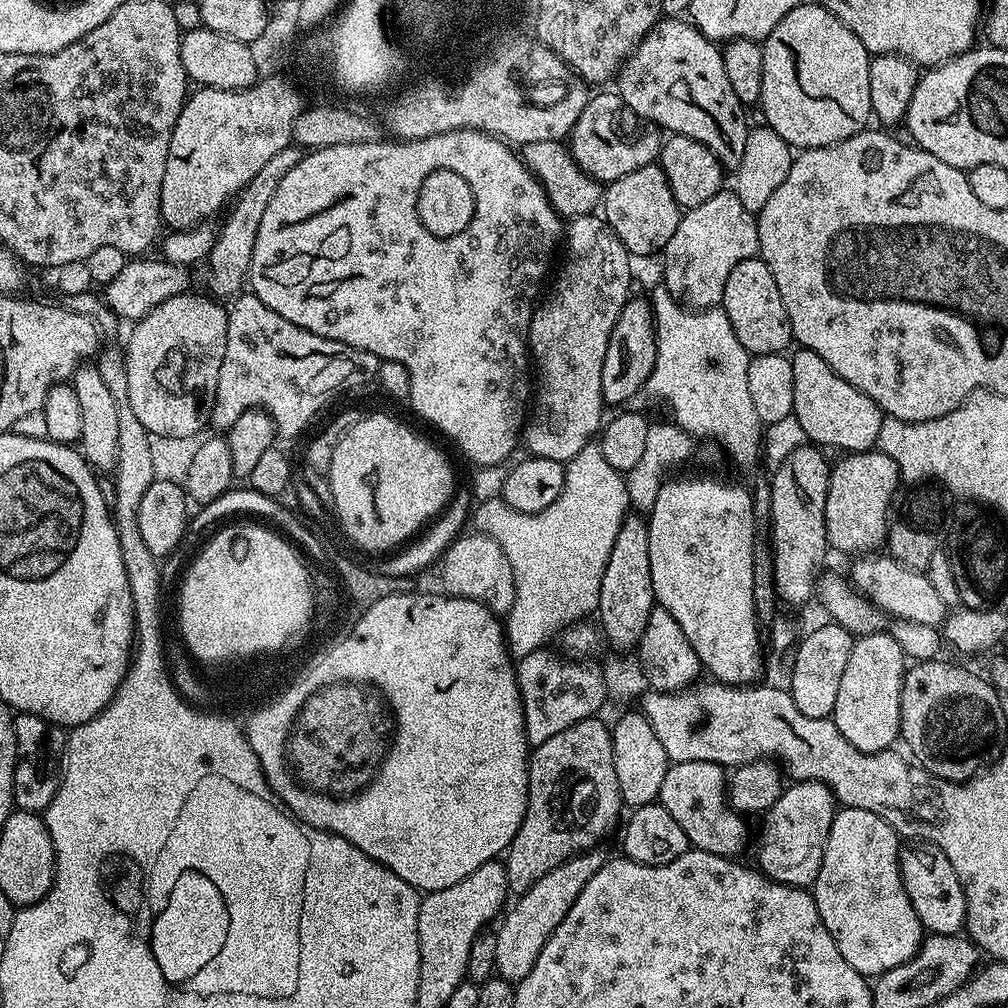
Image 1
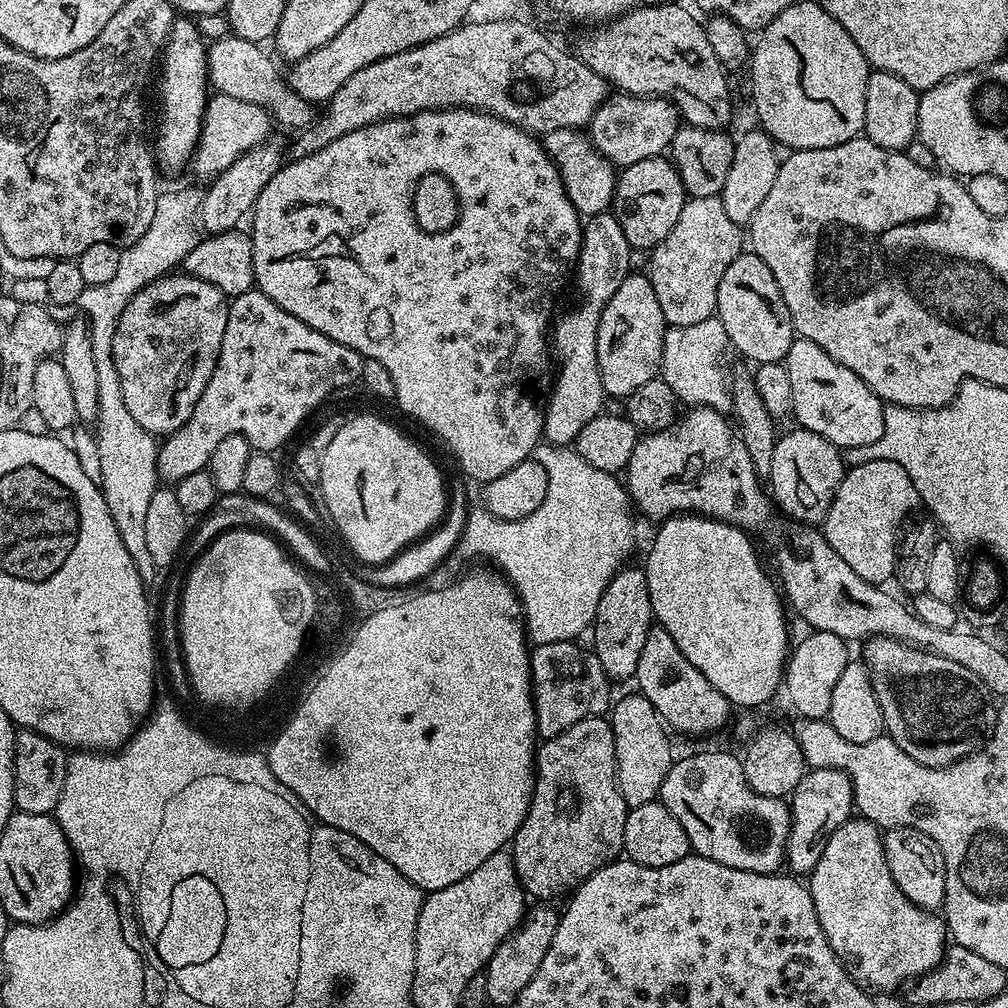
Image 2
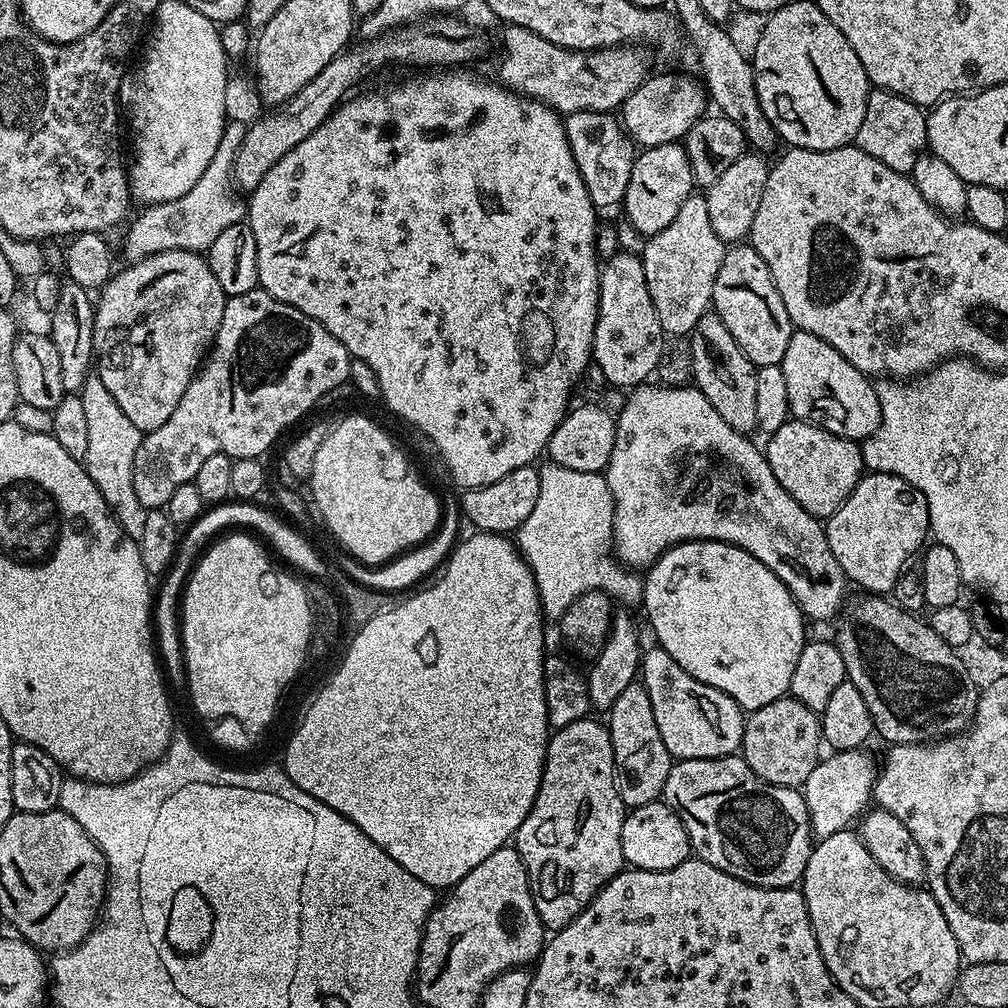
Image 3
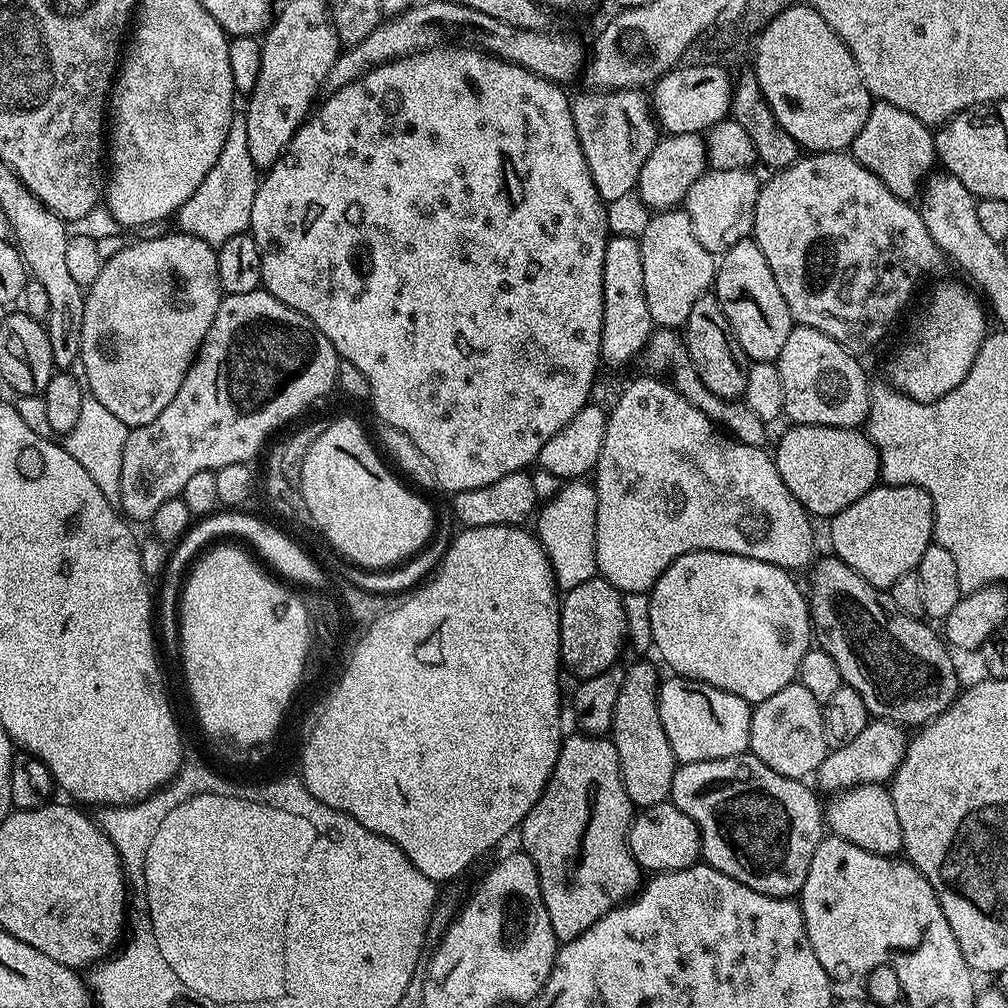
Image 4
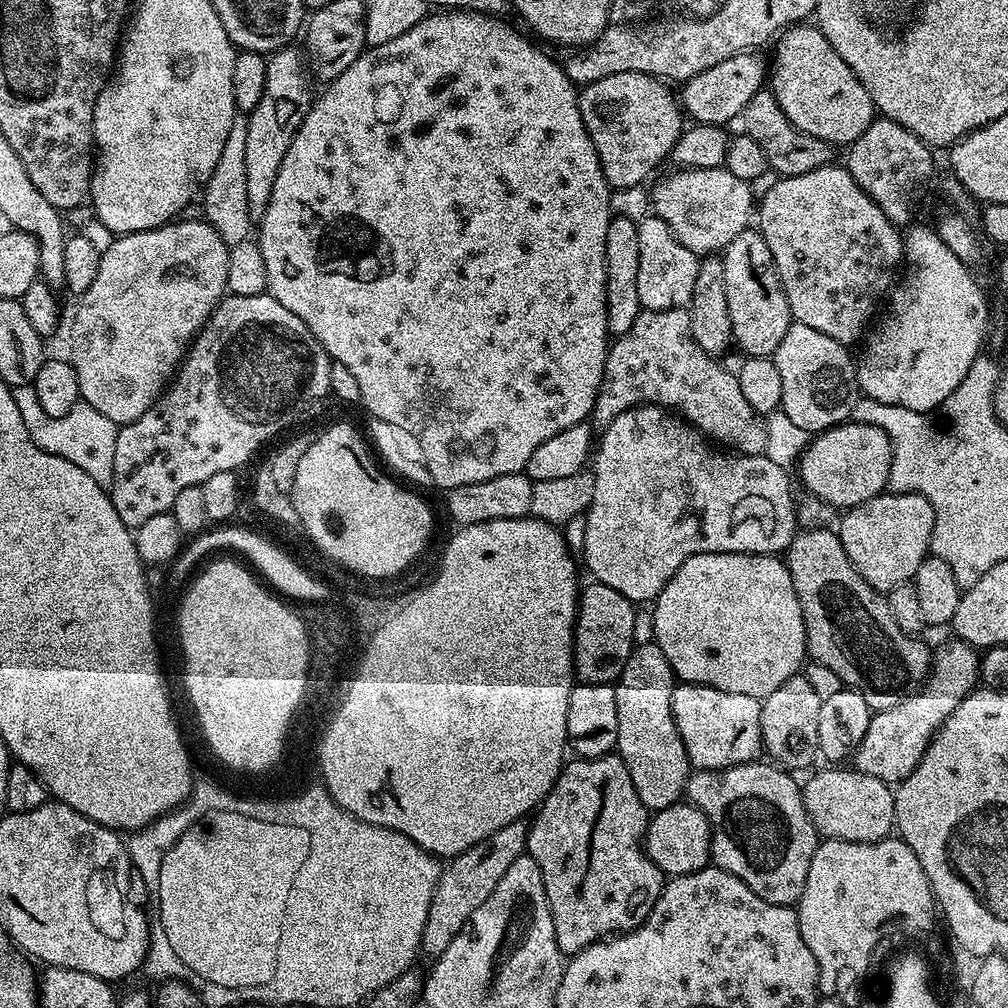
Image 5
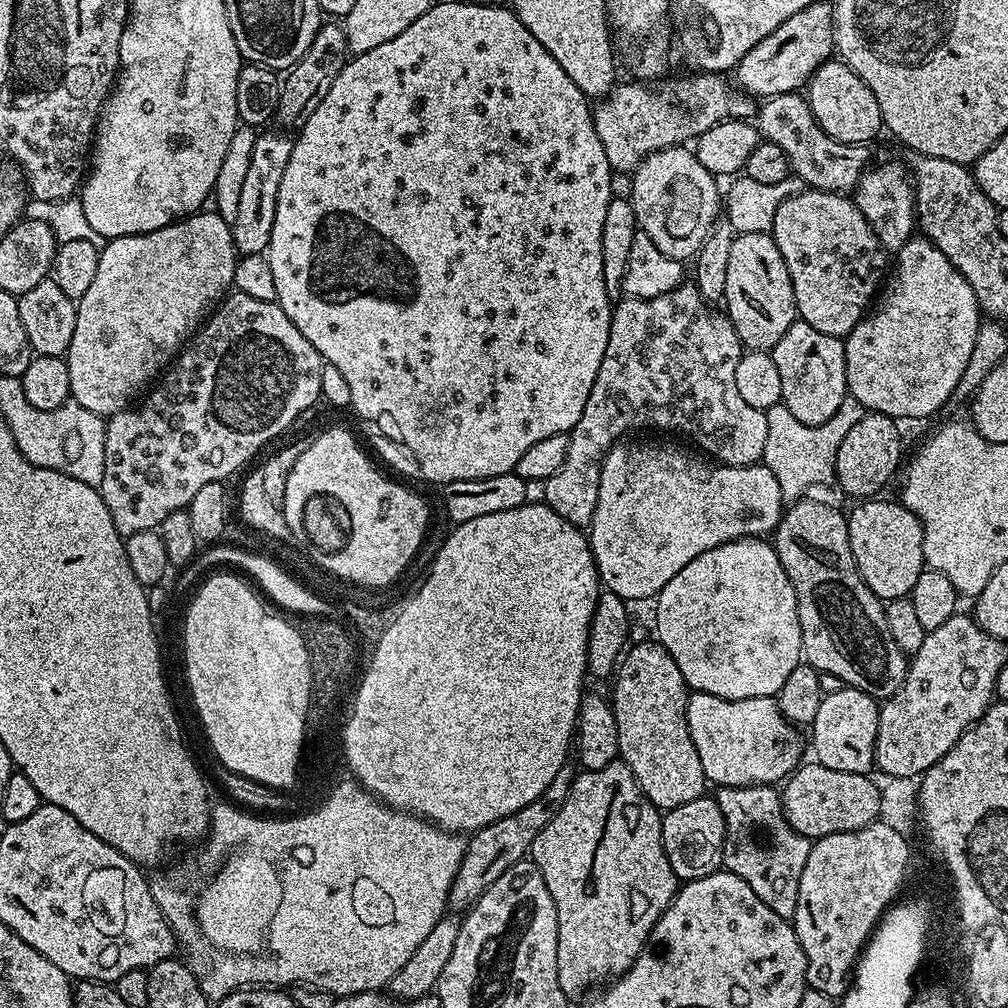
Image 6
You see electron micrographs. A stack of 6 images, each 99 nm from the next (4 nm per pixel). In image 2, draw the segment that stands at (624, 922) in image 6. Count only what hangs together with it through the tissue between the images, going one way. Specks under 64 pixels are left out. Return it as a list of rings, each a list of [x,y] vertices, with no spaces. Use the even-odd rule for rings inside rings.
[[[591,716],[582,722],[574,722],[574,726],[570,726],[570,730],[562,730],[562,734],[558,734],[558,738],[550,738],[543,741],[536,749],[536,785],[532,791],[532,801],[522,826],[510,841],[512,861],[516,867],[520,885],[524,887],[525,893],[529,897],[537,896],[535,899],[540,902],[551,901],[553,899],[551,896],[556,896],[559,892],[566,891],[565,893],[567,893],[569,890],[575,889],[583,884],[588,877],[594,875],[599,868],[611,864],[624,850],[624,827],[626,826],[628,810],[628,803],[622,798],[620,787],[616,785],[616,751],[614,750],[612,725],[604,716]]]

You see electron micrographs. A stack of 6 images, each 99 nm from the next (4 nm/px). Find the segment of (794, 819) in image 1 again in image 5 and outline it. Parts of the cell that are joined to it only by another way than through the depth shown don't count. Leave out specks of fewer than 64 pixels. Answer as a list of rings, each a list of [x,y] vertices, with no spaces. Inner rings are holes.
[[[949,640],[949,644],[935,649],[928,679],[919,690],[898,702],[898,706],[881,708],[873,715],[870,726],[866,726],[866,738],[862,738],[854,753],[857,772],[870,774],[890,786],[899,785],[918,766],[932,743],[932,737],[944,725],[946,718],[950,718],[958,704],[977,687],[980,679],[980,656],[977,649],[962,640]]]

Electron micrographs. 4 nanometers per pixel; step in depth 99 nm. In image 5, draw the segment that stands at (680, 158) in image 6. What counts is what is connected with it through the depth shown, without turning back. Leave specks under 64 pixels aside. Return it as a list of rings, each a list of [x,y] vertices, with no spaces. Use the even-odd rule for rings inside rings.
[[[680,168],[673,176],[664,176],[652,188],[651,211],[686,246],[704,258],[709,254],[723,253],[728,243],[749,227],[748,219],[754,216],[754,188],[742,178],[734,178],[727,168]]]

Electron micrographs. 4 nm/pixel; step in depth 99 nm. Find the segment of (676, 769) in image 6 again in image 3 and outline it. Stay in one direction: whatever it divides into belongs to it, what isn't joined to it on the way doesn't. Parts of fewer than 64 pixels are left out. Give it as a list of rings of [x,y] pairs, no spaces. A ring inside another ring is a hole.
[[[633,682],[622,690],[618,702],[614,702],[612,709],[606,713],[606,727],[614,746],[616,767],[632,779],[621,779],[618,784],[625,809],[646,806],[661,799],[674,758],[666,750],[662,734],[658,734],[658,722],[654,722],[654,709],[650,707],[650,694],[646,694],[643,683]]]

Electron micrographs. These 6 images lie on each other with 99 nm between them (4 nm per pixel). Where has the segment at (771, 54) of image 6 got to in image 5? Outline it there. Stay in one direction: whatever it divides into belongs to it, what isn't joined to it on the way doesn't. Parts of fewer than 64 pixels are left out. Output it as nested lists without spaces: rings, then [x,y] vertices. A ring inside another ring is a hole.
[[[755,51],[740,52],[736,56],[726,58],[726,62],[718,62],[718,66],[710,66],[710,70],[702,70],[694,78],[683,81],[679,89],[678,99],[683,111],[695,123],[727,125],[727,120],[732,120],[743,113],[744,108],[754,98],[756,92],[761,91],[766,84],[766,64]]]

